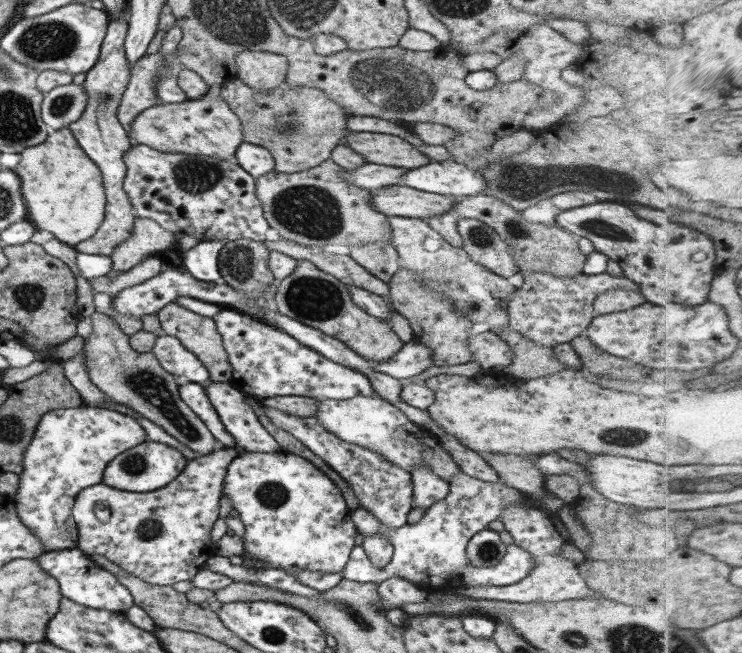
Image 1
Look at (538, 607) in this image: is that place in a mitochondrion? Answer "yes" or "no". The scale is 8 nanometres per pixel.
no

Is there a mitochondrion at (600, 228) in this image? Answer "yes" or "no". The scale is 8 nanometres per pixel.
yes

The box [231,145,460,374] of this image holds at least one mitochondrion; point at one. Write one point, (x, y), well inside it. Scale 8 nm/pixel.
(307, 211)

